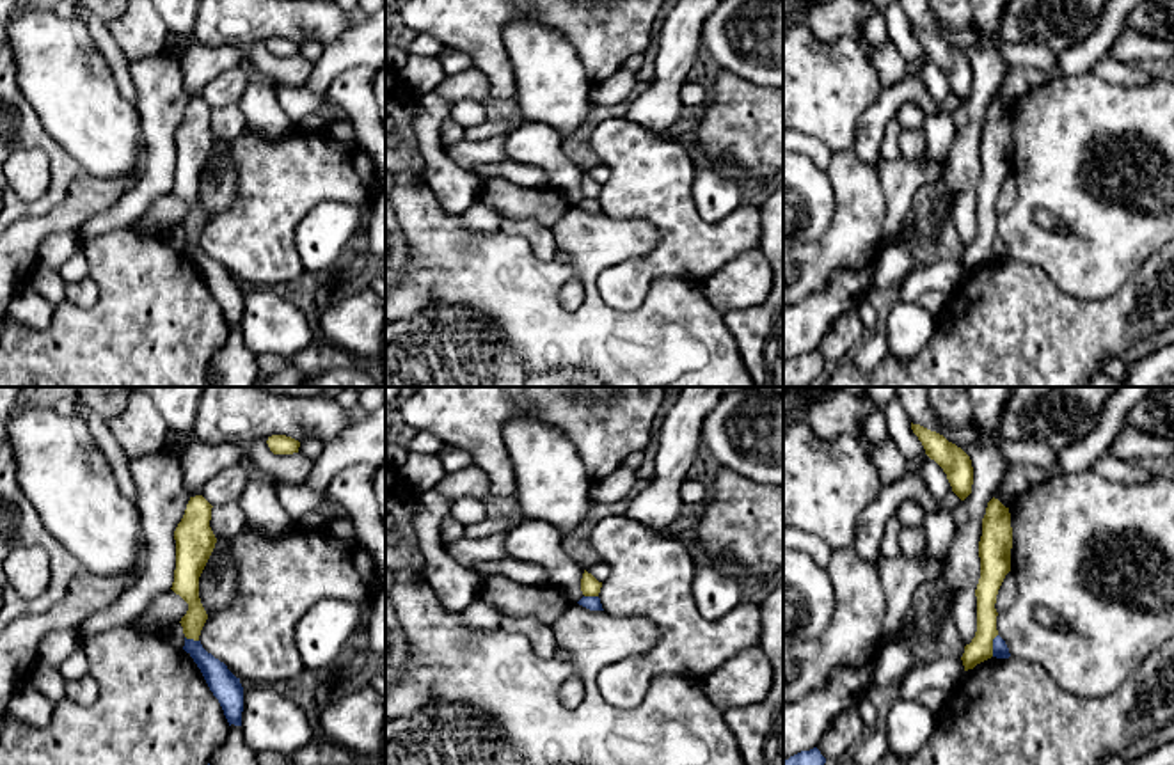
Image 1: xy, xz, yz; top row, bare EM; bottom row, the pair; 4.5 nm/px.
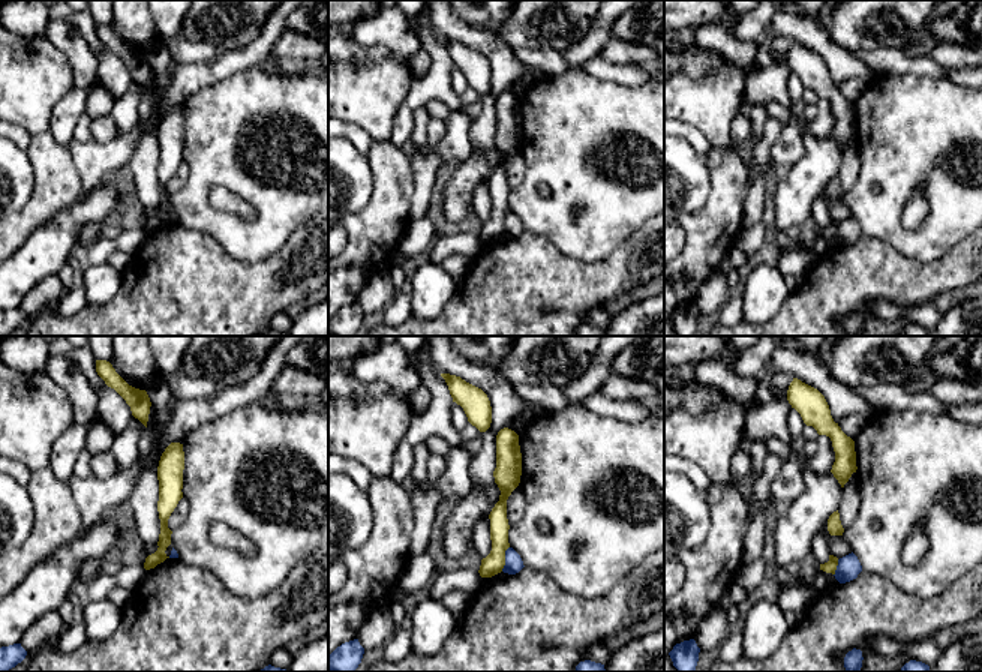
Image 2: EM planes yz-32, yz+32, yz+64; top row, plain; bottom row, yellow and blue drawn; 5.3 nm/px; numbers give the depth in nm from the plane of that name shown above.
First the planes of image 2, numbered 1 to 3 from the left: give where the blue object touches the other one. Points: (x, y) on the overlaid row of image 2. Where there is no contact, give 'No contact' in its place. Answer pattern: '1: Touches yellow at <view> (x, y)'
1: No contact
2: Touches yellow at yz+32 (504, 558)
3: Touches yellow at yz+64 (835, 567)

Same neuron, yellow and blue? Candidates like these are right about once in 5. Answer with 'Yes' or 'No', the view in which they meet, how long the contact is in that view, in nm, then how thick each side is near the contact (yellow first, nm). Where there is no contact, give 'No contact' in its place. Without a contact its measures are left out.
No. Touches yellow in yz. Shared border 110 nm. Thickness 110 nm (yellow) against 70 nm

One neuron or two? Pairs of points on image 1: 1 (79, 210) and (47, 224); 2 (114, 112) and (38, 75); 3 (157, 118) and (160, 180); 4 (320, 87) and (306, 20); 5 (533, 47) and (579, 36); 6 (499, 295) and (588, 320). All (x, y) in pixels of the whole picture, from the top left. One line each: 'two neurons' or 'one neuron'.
1: one neuron
2: one neuron
3: one neuron
4: two neurons
5: two neurons
6: one neuron

